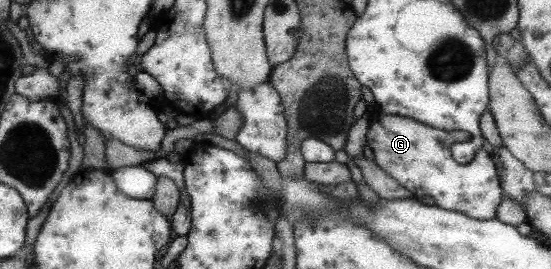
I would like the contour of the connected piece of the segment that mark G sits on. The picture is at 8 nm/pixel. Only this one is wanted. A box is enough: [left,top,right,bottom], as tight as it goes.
[367,109,503,219]

